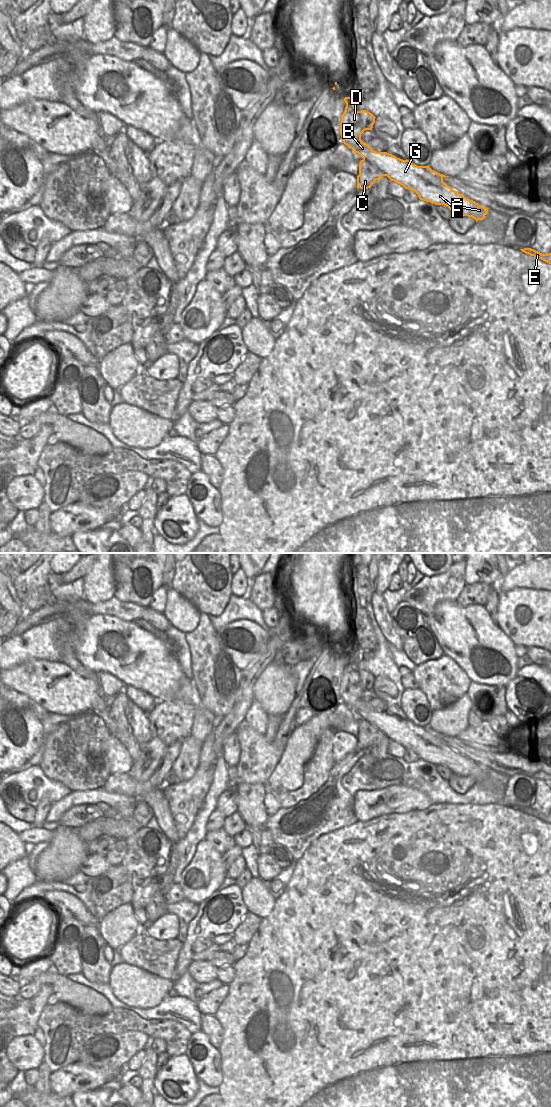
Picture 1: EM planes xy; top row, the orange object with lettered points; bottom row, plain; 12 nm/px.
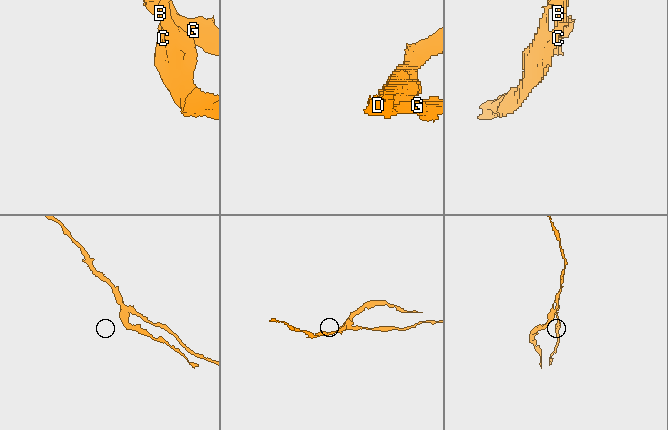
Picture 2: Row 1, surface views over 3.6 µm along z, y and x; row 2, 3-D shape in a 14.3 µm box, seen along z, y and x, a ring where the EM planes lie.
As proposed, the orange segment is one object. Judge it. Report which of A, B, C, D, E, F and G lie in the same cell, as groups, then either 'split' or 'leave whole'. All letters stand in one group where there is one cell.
A B D E F G / C | split

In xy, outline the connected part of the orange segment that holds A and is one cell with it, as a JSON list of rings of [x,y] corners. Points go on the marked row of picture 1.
[[[359,93],[352,97],[345,97],[346,103],[345,111],[341,117],[340,135],[343,143],[351,148],[354,153],[358,153],[364,160],[367,160],[372,165],[380,169],[391,181],[402,185],[405,189],[414,191],[420,200],[430,202],[435,205],[447,206],[453,214],[460,216],[472,217],[476,220],[483,220],[485,215],[488,214],[488,209],[473,200],[464,197],[459,192],[453,190],[450,186],[443,182],[445,176],[434,170],[429,166],[417,166],[409,160],[402,160],[387,152],[376,152],[368,144],[361,140],[361,134],[365,130],[372,130],[375,123],[375,116],[366,111],[357,111],[354,103],[359,99]]]

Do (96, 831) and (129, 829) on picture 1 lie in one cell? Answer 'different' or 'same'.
same

